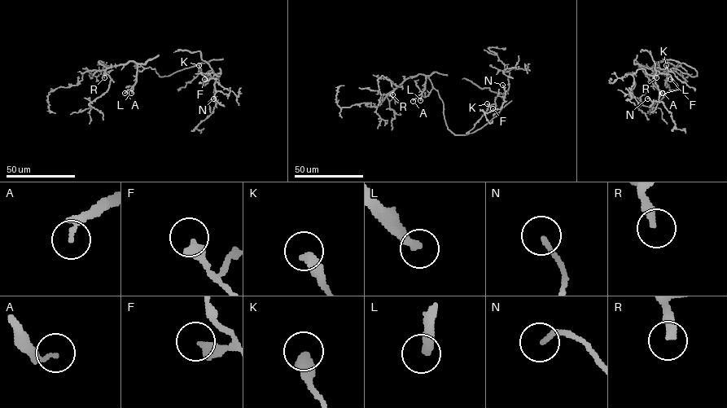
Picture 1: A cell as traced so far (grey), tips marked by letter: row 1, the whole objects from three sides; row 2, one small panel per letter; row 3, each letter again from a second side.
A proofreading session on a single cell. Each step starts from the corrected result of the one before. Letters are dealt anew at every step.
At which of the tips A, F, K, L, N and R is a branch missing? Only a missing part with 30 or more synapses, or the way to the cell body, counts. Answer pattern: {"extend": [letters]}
{"extend": ["A", "L", "R"]}

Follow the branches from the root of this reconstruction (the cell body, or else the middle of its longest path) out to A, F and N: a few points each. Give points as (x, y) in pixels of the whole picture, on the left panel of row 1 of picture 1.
A: (155, 70), (150, 67), (144, 68), (138, 64), (136, 83), (124, 93)
F: (155, 70), (159, 76), (168, 76), (205, 63), (199, 68), (207, 74), (204, 79)
N: (155, 70), (159, 76), (168, 76), (205, 63), (199, 71), (212, 71), (217, 76), (216, 102), (213, 98)

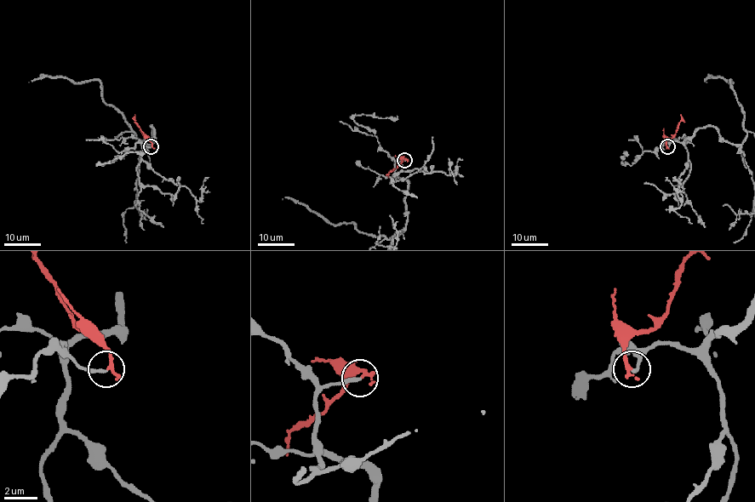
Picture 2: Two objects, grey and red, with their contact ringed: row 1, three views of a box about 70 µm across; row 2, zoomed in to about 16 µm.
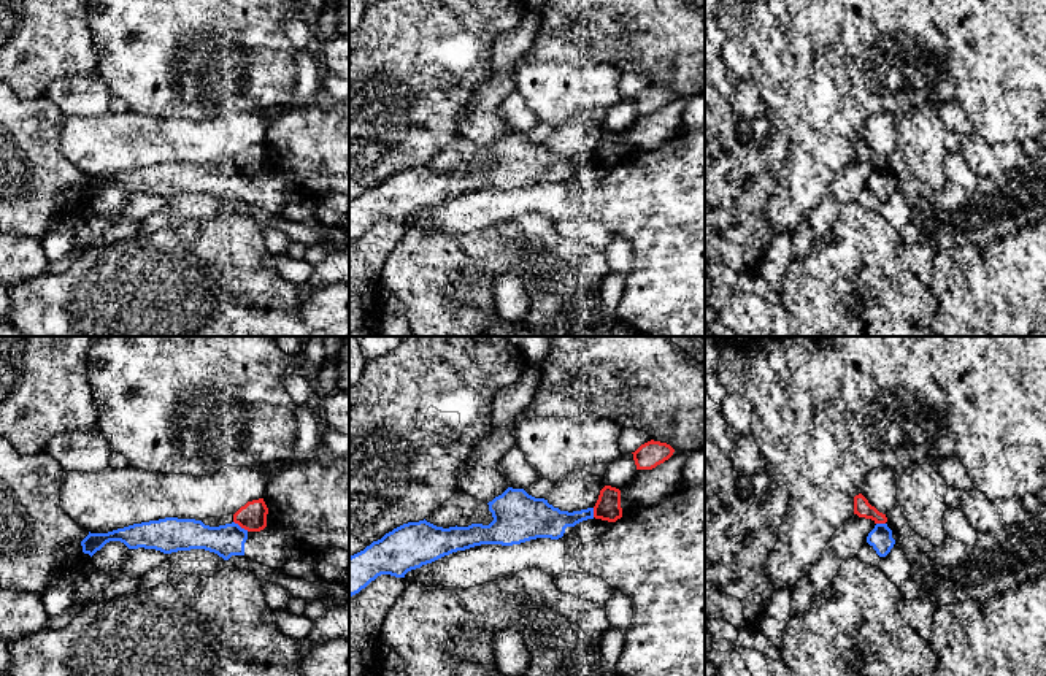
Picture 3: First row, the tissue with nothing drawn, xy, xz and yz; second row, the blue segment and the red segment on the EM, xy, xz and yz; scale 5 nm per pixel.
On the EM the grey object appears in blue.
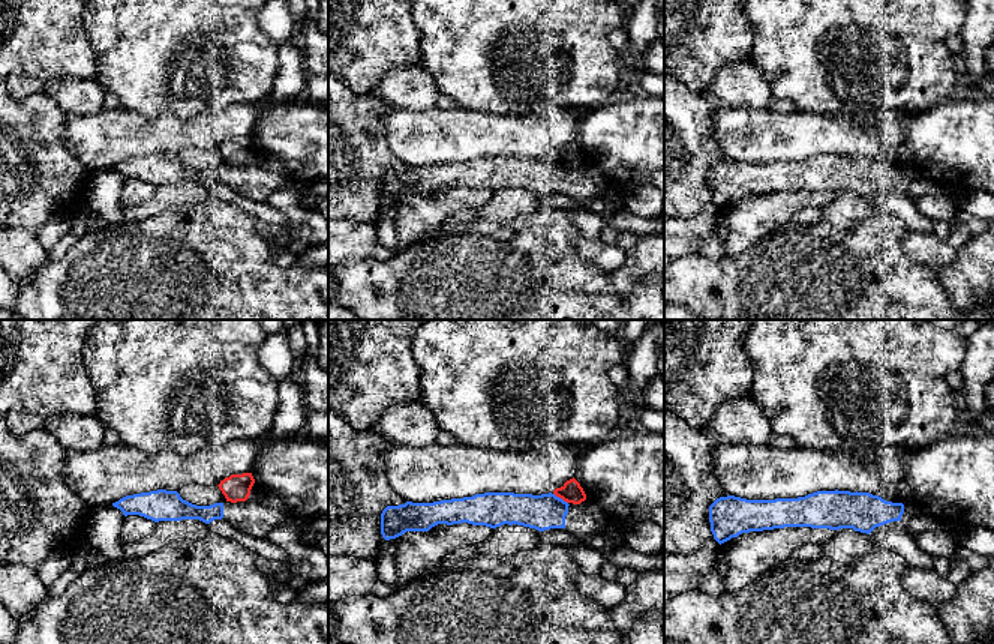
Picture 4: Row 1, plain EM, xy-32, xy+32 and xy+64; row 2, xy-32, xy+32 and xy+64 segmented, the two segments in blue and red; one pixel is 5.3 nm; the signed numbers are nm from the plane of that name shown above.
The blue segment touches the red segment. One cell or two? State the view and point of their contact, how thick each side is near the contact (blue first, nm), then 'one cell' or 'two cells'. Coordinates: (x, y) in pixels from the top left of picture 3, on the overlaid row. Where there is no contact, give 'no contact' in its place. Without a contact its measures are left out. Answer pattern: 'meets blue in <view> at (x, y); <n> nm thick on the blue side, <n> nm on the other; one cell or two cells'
meets blue in xy at (240, 527); 160 nm thick on the blue side, 140 nm on the other; two cells

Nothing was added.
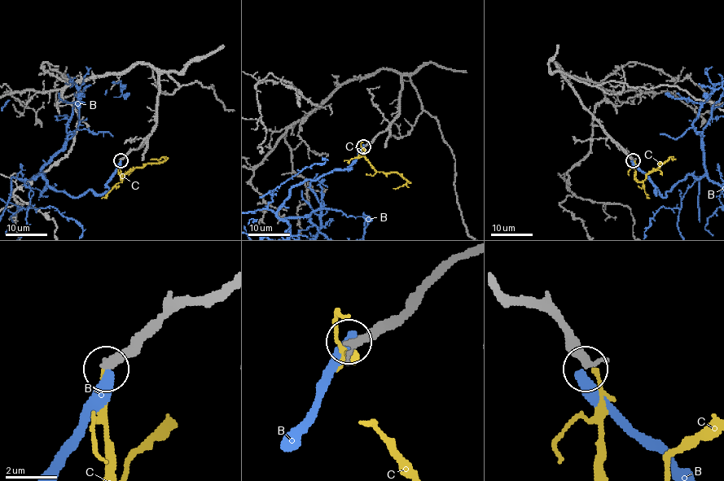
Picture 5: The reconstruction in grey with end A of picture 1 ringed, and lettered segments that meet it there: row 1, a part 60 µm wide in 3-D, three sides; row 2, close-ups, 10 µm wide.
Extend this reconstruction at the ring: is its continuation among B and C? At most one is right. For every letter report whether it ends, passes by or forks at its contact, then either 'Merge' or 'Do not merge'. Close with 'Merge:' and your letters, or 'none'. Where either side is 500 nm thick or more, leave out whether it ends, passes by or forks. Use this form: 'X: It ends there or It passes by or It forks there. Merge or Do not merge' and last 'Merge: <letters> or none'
B: It ends there. Do not merge
C: It ends there. Do not merge
Merge: none

